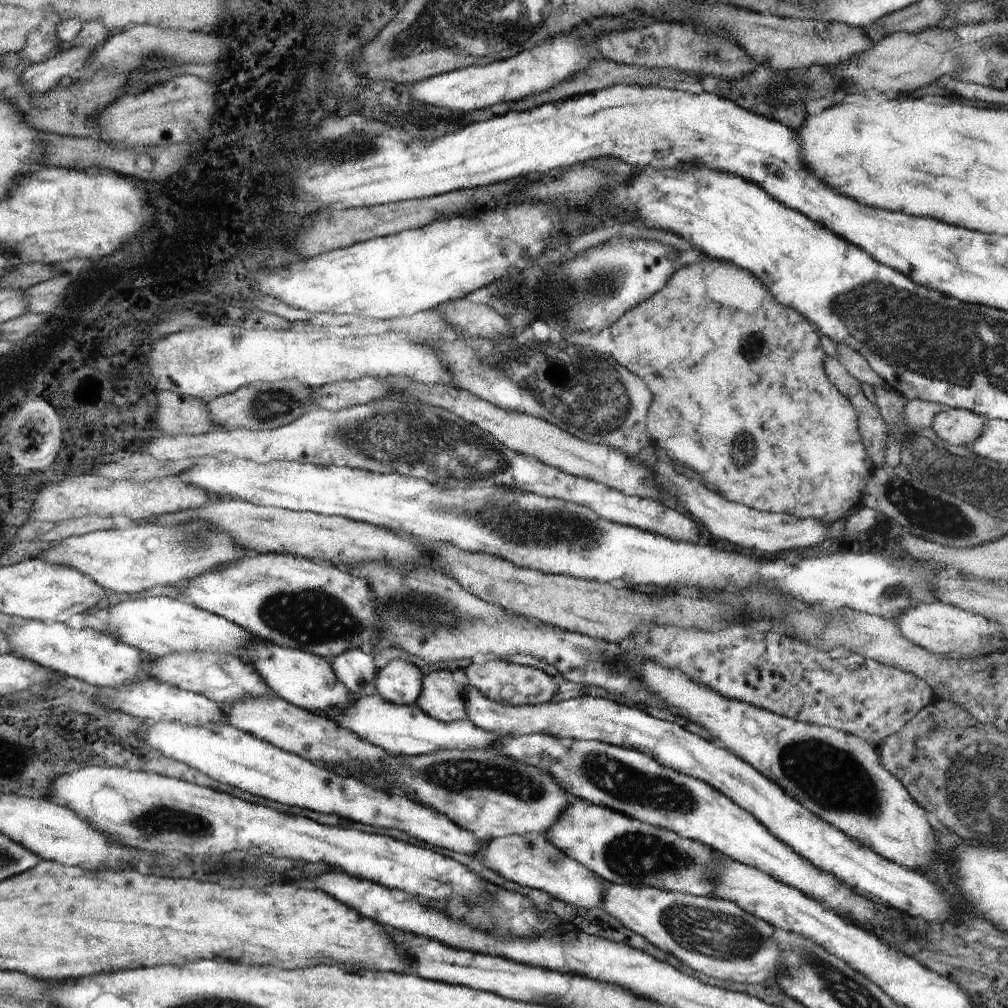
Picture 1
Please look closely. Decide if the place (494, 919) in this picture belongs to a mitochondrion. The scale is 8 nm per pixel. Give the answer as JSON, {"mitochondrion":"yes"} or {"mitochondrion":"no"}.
{"mitochondrion":"yes"}

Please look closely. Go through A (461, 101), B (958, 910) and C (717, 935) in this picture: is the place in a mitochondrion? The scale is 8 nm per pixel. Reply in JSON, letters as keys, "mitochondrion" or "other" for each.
{"A":"other","B":"other","C":"mitochondrion"}

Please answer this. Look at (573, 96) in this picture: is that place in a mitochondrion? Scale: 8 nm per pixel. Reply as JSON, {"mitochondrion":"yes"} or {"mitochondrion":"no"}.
{"mitochondrion":"no"}

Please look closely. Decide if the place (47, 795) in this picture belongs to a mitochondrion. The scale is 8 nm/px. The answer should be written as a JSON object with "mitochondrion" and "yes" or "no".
{"mitochondrion":"no"}

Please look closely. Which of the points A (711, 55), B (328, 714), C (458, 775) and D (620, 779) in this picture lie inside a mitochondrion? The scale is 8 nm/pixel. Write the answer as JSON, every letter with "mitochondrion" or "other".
{"A":"mitochondrion","B":"other","C":"mitochondrion","D":"mitochondrion"}

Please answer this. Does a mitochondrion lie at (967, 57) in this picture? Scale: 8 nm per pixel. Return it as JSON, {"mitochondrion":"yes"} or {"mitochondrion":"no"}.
{"mitochondrion":"yes"}

